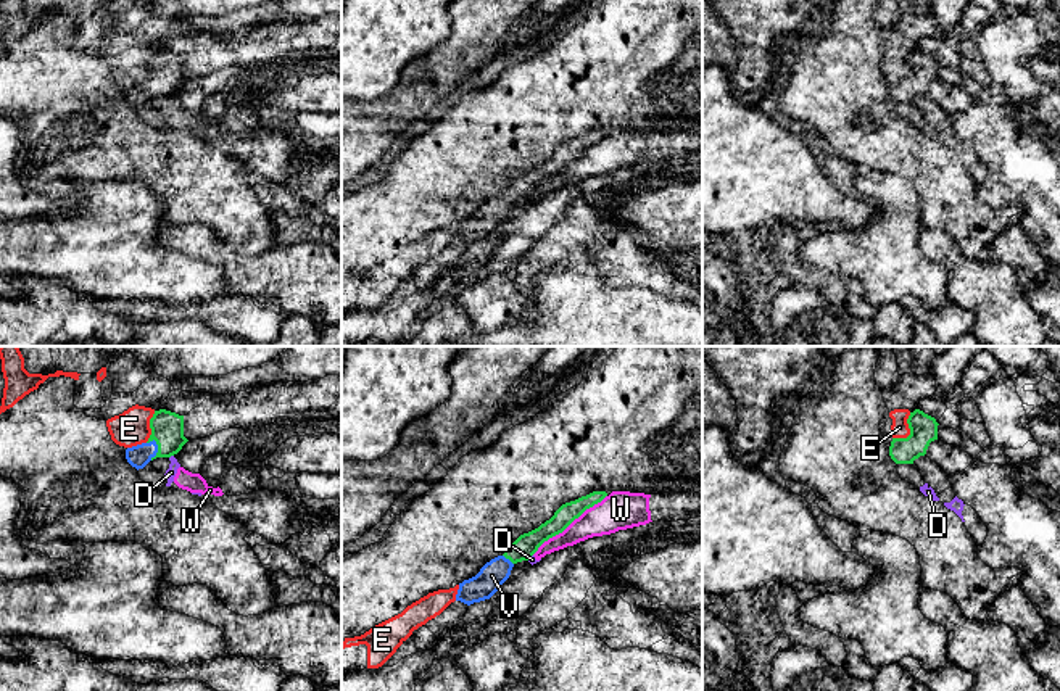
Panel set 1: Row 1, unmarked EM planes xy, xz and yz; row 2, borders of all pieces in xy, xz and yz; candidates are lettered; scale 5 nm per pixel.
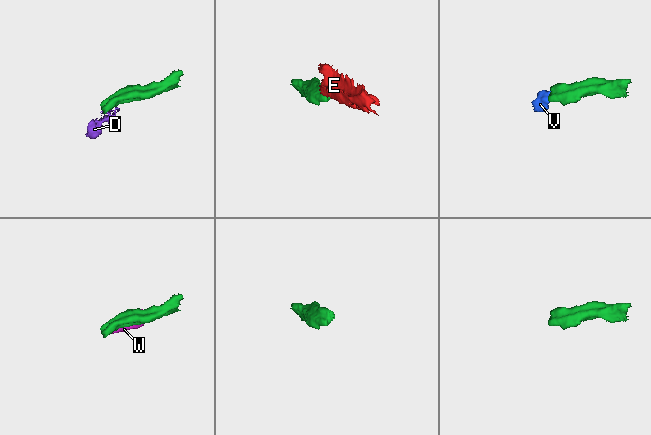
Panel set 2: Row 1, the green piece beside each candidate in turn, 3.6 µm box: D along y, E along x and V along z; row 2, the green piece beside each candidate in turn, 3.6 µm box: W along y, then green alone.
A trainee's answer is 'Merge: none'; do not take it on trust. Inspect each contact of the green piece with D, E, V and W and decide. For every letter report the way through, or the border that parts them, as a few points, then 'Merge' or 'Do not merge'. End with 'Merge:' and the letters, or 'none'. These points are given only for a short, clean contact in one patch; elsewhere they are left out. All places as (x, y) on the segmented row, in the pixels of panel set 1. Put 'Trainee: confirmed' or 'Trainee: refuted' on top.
Trainee: refuted
D: Boundary: xy (173, 455), (169, 458). Do not merge
E: Boundary: yz (910, 413), (907, 419), (909, 434), (893, 438). Do not merge
V: Path across: xy (166, 427), (166, 438), (158, 450), (137, 456). Merge
W: Do not merge
Merge: V

